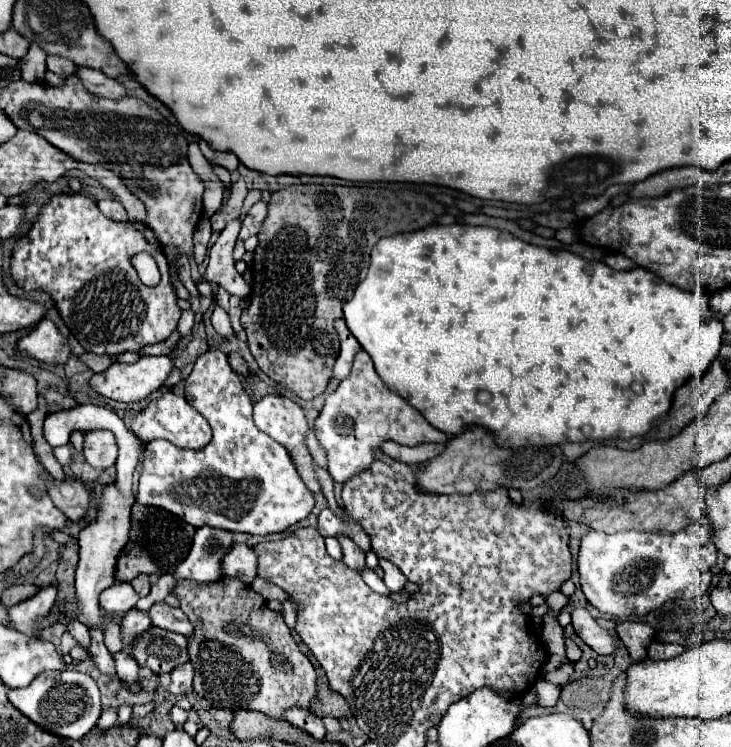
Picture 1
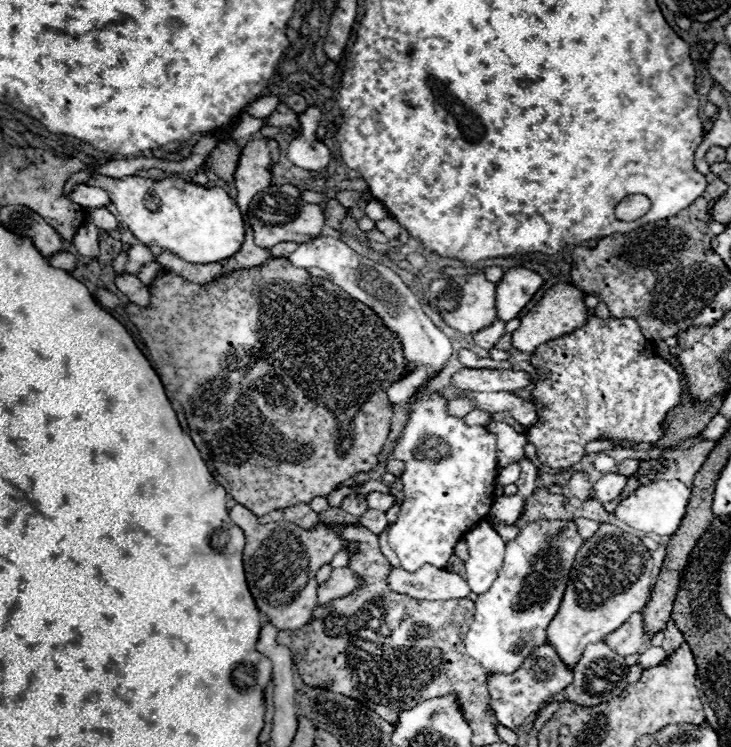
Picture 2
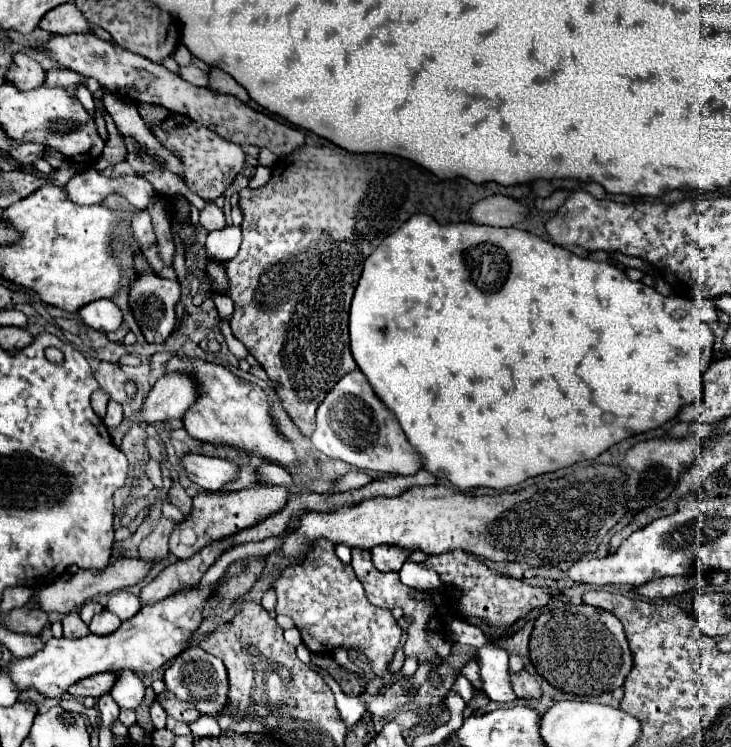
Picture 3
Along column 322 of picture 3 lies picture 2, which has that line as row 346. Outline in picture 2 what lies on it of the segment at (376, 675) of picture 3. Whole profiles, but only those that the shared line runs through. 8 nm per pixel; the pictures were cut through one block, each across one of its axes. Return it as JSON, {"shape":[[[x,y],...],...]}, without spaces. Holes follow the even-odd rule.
{"shape":[[[594,314],[572,336],[542,344],[530,358],[540,376],[532,400],[542,410],[528,430],[528,442],[536,446],[538,460],[550,468],[566,468],[574,464],[574,456],[580,460],[586,454],[572,450],[584,450],[592,440],[660,440],[668,412],[682,404],[682,382],[676,368],[654,354],[634,318],[600,320]],[[574,350],[584,350],[584,356],[574,356]]]}

